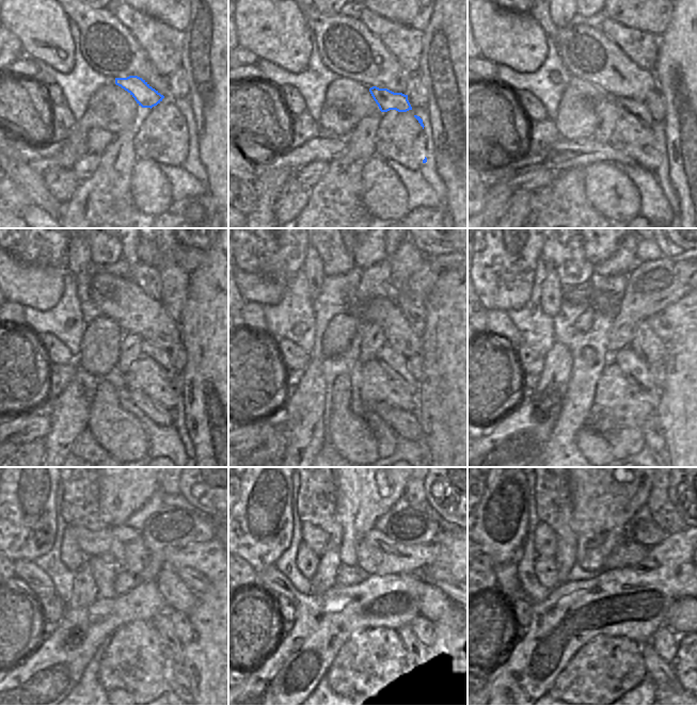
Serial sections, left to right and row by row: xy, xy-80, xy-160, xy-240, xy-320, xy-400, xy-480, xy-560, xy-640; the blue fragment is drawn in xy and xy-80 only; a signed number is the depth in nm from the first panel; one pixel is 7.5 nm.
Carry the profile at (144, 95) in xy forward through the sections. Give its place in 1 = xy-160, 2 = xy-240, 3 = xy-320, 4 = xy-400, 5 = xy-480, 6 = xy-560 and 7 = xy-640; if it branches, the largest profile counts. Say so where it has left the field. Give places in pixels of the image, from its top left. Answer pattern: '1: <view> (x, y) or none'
1: xy-160 (635, 112)
2: xy-240 (149, 352)
3: xy-320 (396, 364)
4: xy-400 (635, 370)
5: xy-480 (161, 622)
6: xy-560 (417, 654)
7: xy-640 (661, 673)

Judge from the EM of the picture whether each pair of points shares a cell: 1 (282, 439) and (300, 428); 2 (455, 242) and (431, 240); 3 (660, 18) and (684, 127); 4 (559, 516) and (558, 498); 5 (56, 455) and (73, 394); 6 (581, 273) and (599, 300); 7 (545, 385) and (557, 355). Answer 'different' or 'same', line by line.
1: different
2: same
3: different
4: same
5: same
6: different
7: same

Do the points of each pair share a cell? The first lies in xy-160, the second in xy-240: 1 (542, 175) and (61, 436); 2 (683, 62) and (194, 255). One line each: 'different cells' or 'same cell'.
1: different cells
2: different cells

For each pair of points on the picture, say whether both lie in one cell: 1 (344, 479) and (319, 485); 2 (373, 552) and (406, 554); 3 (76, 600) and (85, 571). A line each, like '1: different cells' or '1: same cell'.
1: different cells
2: same cell
3: same cell

